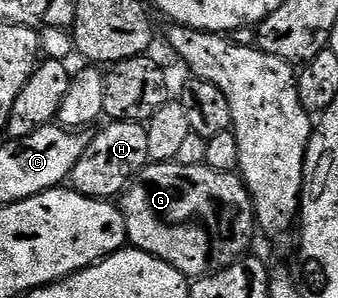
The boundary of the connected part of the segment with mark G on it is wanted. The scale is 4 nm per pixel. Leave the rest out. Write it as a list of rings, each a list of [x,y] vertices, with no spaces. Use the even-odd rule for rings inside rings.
[[[149,163],[136,174],[134,180],[124,190],[119,198],[120,214],[124,216],[126,231],[128,232],[127,244],[134,249],[140,249],[143,253],[154,255],[170,267],[174,267],[183,277],[197,279],[207,276],[211,273],[222,272],[224,268],[230,267],[240,258],[249,252],[252,245],[252,236],[258,233],[256,224],[256,213],[252,210],[252,196],[248,194],[248,189],[244,186],[243,180],[235,172],[224,172],[222,170],[212,169],[205,163],[199,165],[180,165],[181,163]]]

